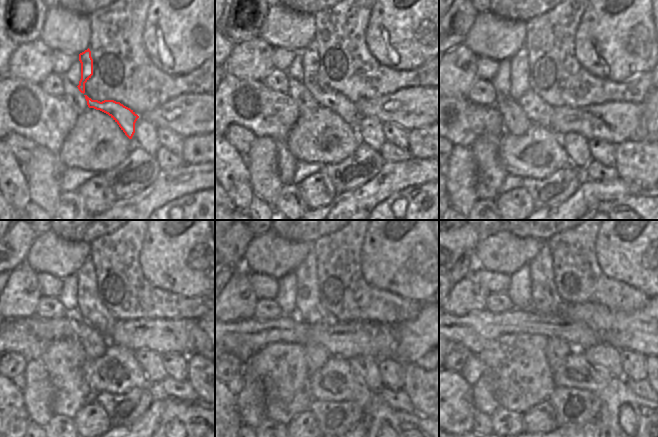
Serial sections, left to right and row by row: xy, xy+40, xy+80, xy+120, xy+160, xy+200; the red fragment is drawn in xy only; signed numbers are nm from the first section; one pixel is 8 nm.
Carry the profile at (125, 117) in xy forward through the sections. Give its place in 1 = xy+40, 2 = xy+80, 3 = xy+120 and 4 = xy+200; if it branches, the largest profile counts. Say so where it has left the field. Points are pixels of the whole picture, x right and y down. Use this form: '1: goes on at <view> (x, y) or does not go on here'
1: goes on at xy+40 (325, 97)
2: goes on at xy+80 (552, 98)
3: goes on at xy+120 (101, 319)
4: goes on at xy+200 (545, 298)

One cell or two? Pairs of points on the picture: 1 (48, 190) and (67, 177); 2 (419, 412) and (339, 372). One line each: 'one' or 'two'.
1: two
2: one

